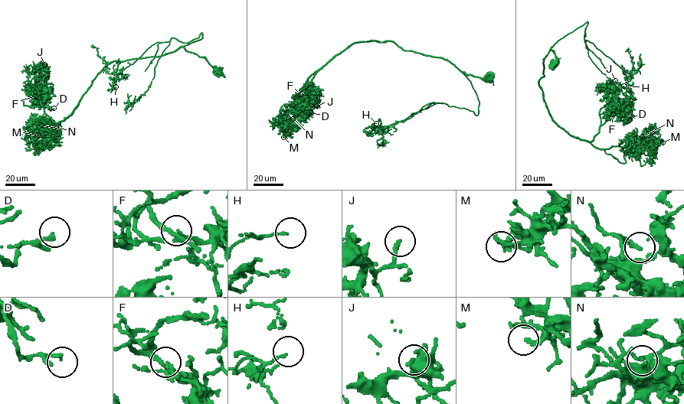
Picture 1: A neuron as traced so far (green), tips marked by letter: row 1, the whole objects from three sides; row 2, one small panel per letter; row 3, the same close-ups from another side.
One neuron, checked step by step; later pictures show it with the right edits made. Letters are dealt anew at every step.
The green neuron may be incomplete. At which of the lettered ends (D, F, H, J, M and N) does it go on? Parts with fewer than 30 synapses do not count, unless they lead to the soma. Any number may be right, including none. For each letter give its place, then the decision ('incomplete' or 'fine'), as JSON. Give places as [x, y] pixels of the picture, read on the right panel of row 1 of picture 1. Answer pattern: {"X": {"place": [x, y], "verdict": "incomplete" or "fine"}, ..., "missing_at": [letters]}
{"D": {"place": [630, 119], "verdict": "fine"}, "F": {"place": [613, 114], "verdict": "fine"}, "H": {"place": [623, 86], "verdict": "fine"}, "J": {"place": [615, 80], "verdict": "fine"}, "M": {"place": [662, 142], "verdict": "fine"}, "N": {"place": [642, 136], "verdict": "fine"}, "missing_at": []}

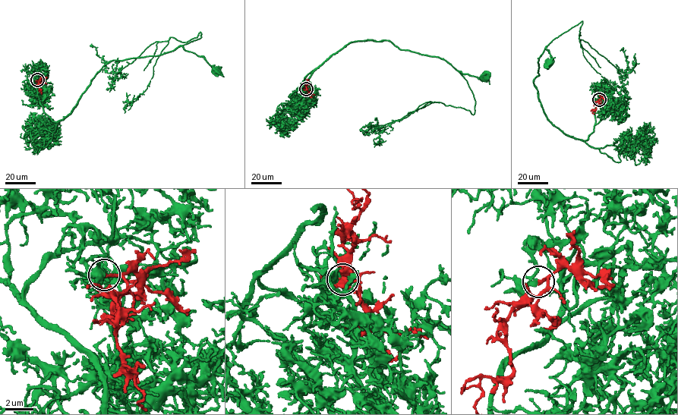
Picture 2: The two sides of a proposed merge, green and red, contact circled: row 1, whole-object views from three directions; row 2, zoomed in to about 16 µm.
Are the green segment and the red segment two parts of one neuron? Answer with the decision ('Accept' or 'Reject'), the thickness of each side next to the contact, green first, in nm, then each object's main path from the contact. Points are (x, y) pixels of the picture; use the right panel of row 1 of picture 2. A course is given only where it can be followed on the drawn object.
Accept. Thickness 140 nm (green) against 180 nm. Course of green: (599, 99), (603, 95), (588, 139), (564, 134), (548, 119), (533, 82), (545, 47), (549, 62). Course of red: (599, 99), (595, 103), (596, 108), (592, 110), (594, 114)

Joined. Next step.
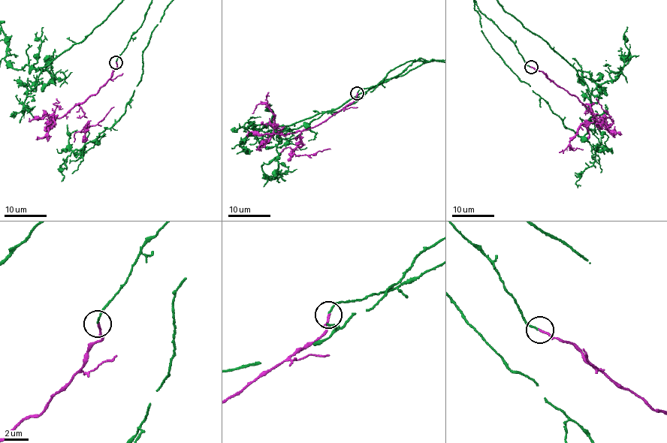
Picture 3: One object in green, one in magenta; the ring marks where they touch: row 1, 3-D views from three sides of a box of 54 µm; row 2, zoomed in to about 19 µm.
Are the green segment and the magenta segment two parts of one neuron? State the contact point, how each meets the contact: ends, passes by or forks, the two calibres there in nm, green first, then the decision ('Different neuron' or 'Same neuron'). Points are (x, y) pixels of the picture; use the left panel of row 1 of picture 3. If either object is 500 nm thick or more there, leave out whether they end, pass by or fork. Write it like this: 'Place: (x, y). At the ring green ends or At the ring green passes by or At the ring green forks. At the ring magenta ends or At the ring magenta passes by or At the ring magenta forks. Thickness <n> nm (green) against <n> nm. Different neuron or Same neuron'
Place: (116, 62). At the ring green ends. At the ring magenta ends. Thickness 110 nm (green) against 160 nm. Same neuron

